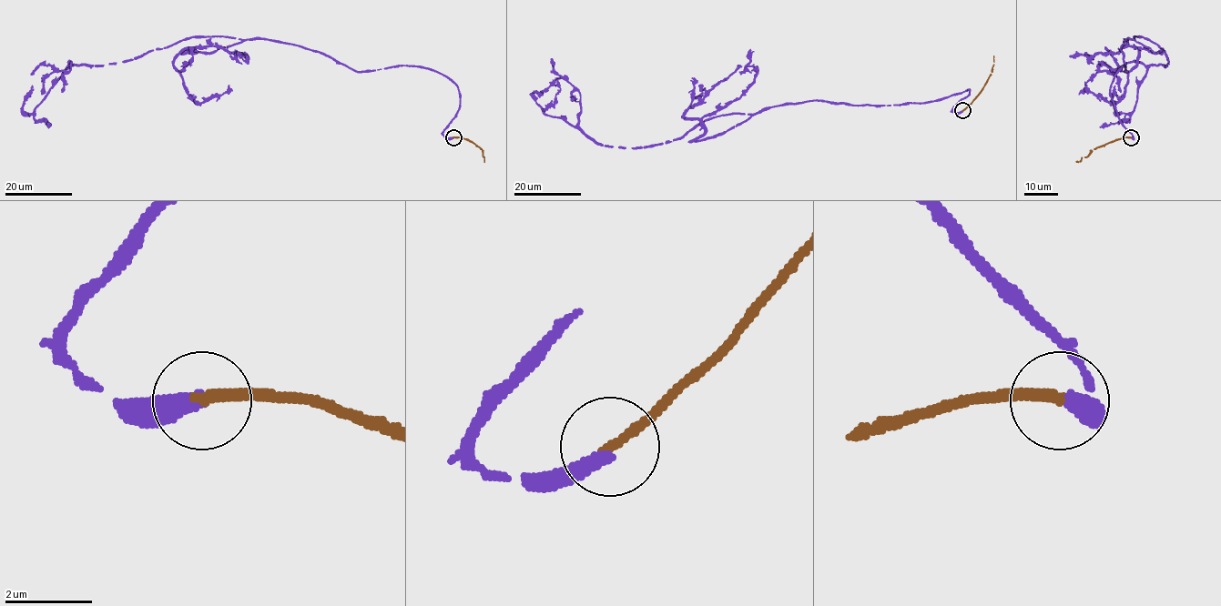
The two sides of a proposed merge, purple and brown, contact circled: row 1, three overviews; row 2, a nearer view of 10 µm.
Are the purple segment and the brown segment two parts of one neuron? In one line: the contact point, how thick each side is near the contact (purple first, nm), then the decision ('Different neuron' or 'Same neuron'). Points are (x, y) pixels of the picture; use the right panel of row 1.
Place: (1131, 137). Thickness 380 nm (purple) against 220 nm. Same neuron

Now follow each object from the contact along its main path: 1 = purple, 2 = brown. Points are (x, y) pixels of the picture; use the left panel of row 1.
1: (452, 137), (458, 86), (435, 71), (354, 71), (261, 38), (194, 36), (71, 65), (27, 114), (32, 85)
2: (452, 137), (462, 137), (478, 146), (484, 156), (483, 162)

